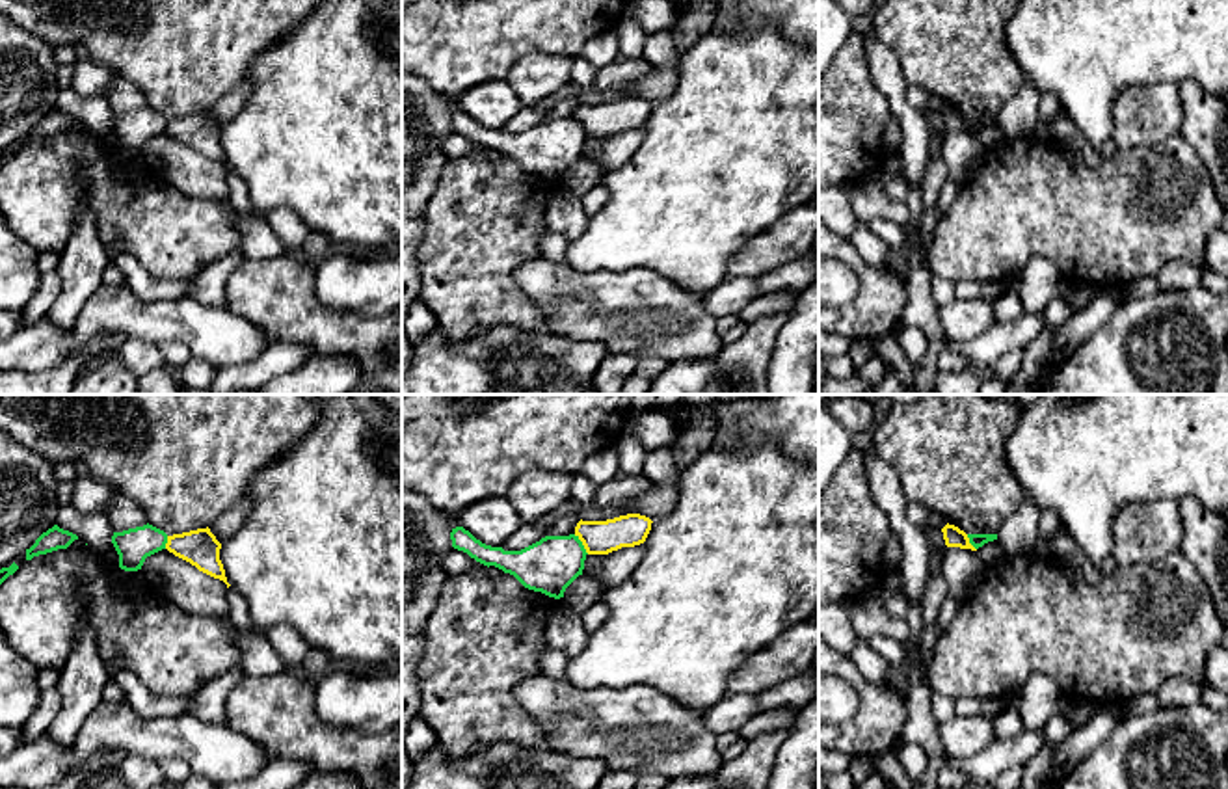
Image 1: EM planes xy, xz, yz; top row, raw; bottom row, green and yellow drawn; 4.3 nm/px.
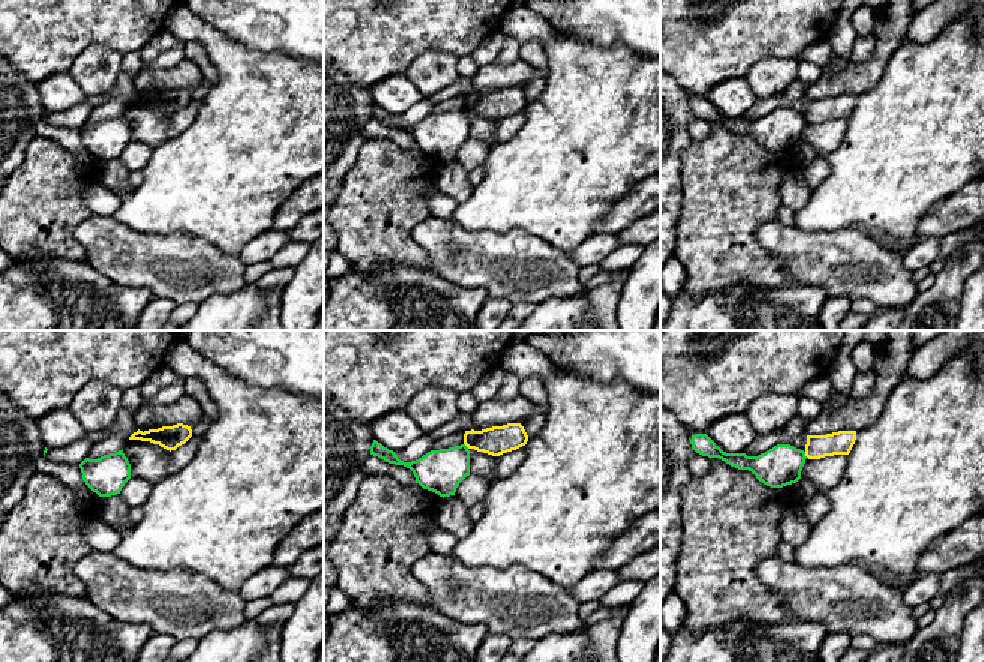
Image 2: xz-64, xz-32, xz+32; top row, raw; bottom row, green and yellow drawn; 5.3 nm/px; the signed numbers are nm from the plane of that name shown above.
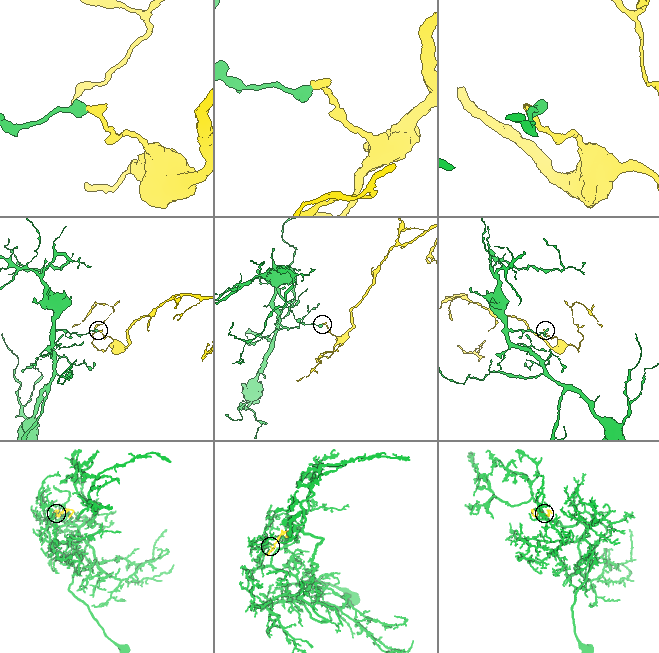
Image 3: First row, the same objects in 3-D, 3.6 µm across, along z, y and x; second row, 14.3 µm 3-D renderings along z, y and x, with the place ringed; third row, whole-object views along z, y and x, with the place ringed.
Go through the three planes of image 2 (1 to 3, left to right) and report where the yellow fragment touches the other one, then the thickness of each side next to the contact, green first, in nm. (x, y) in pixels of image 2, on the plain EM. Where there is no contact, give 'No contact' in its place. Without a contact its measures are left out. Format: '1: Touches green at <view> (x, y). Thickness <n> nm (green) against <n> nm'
1: No contact
2: Touches green at xz-32 (465, 110). Thickness 240 nm (green) against 160 nm
3: Touches green at xz+32 (804, 119). Thickness 220 nm (green) against 130 nm

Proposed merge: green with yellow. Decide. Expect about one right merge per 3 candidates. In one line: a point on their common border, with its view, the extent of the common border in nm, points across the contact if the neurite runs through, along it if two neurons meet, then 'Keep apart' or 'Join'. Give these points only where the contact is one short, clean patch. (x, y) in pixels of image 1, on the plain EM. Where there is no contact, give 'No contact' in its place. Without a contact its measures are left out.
Touches green at xz (581, 127). Shared border 110 nm. Boundary: xz (573, 118), (588, 136). Keep apart

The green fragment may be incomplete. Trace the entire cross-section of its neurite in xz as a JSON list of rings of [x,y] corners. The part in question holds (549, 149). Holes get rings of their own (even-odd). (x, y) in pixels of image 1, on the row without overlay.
[[[463,110],[452,112],[450,123],[454,132],[476,145],[495,149],[514,158],[525,171],[554,182],[564,181],[566,171],[582,158],[588,138],[575,117],[545,119],[521,134],[486,128]]]

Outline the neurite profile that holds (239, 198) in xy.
[[[227,171],[227,186],[229,186],[229,205],[240,214],[240,216],[251,216],[255,214],[255,208],[249,199],[247,184],[244,179],[234,171]]]

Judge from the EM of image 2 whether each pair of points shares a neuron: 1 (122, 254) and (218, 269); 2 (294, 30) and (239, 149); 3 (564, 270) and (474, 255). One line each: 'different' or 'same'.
1: same
2: different
3: same

